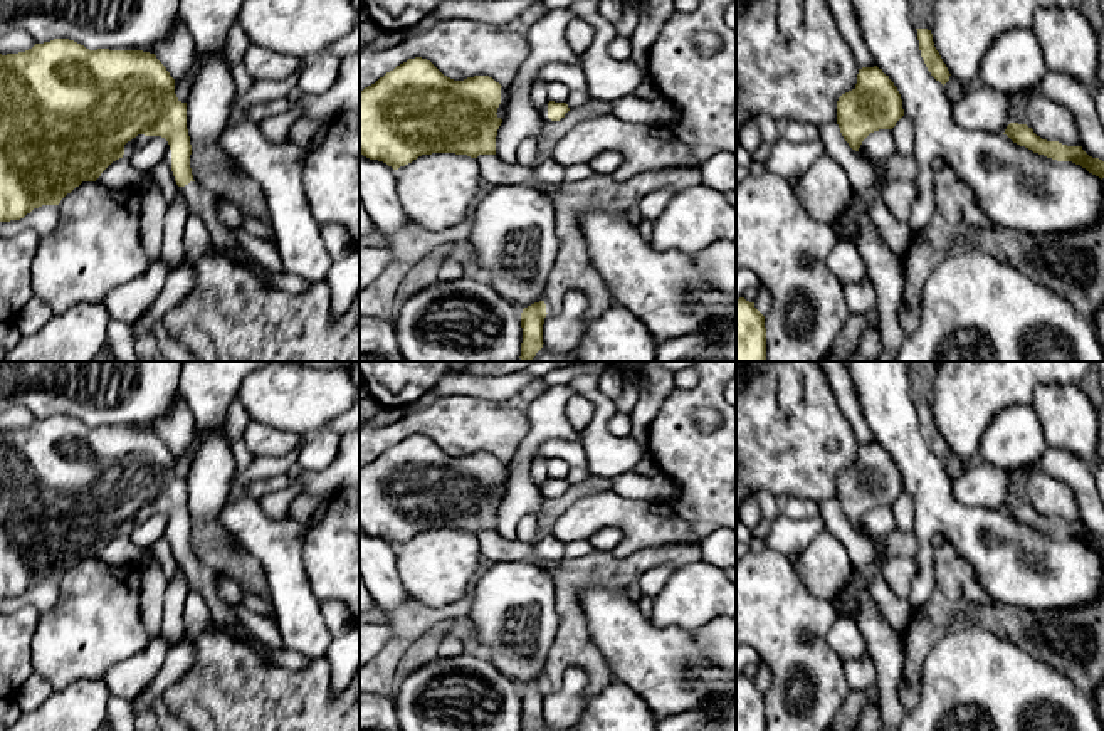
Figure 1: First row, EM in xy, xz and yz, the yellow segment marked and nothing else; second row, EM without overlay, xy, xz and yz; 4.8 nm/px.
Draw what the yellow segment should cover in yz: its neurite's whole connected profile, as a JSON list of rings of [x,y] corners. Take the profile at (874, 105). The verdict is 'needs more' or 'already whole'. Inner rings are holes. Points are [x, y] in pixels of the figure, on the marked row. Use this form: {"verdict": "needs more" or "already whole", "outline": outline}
{"verdict": "already whole", "outline": [[[877,66],[859,69],[855,87],[837,101],[837,124],[855,151],[870,133],[892,129],[902,116],[901,94]]]}

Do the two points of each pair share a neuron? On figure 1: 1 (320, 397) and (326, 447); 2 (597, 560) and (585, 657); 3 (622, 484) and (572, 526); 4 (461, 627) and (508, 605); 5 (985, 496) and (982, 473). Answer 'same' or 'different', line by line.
1: different
2: same
3: different
4: different
5: same

